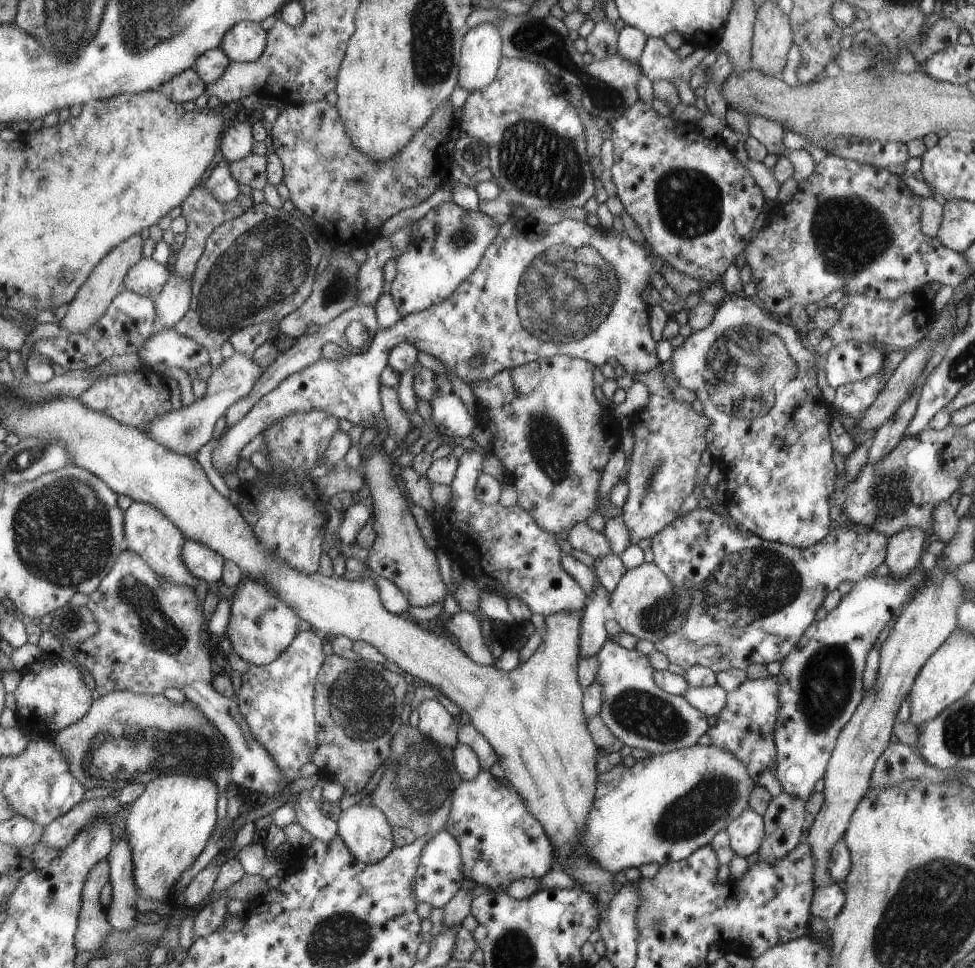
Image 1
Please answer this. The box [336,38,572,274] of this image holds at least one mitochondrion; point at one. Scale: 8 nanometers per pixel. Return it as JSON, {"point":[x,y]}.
{"point":[461,238]}

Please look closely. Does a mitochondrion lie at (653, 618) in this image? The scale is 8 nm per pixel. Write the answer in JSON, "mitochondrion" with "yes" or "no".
{"mitochondrion":"yes"}

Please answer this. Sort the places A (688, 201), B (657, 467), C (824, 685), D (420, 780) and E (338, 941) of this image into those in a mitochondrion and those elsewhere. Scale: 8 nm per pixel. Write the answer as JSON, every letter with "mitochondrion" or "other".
{"A":"mitochondrion","B":"mitochondrion","C":"mitochondrion","D":"mitochondrion","E":"mitochondrion"}

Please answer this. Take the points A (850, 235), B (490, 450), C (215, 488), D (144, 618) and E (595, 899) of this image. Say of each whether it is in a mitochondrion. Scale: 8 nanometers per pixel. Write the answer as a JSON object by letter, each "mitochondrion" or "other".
{"A":"mitochondrion","B":"other","C":"other","D":"mitochondrion","E":"other"}

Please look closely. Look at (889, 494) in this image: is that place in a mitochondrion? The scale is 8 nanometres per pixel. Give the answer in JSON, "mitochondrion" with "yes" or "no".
{"mitochondrion":"yes"}

